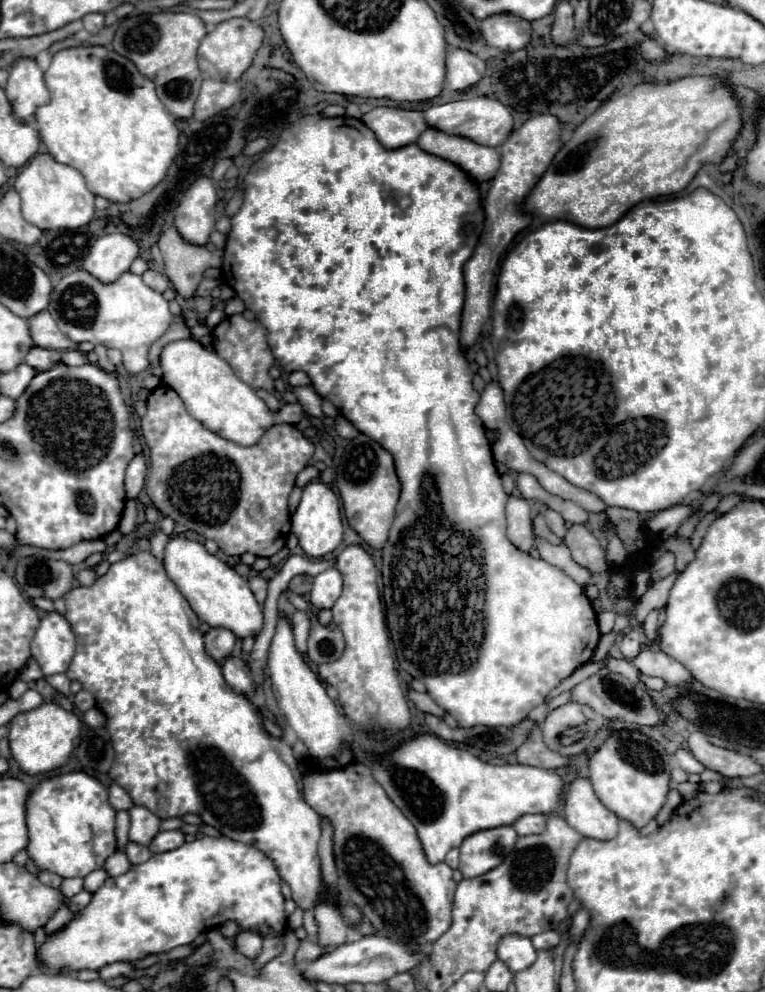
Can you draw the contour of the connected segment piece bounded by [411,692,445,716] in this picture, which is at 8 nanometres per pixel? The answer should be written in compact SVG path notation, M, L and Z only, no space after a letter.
M417 692L411 702L413 702L415 708L421 710L421 712L427 712L427 714L433 714L433 716L443 716L443 714L445 714L445 710L439 708L429 694L419 694L419 692Z

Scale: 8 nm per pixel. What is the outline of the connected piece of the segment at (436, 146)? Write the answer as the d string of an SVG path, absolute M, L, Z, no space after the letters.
M427 128L419 136L417 146L423 152L441 156L451 164L457 164L475 184L491 180L499 168L497 148L487 148L461 136L449 136L435 128Z

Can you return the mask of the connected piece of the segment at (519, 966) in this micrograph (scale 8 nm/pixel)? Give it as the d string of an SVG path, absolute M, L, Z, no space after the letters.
M505 934L499 942L497 948L497 958L511 970L511 972L521 972L537 960L537 950L533 948L531 940L525 936L517 934Z

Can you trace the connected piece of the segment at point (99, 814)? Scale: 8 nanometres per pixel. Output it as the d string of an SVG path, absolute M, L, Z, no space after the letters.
M85 772L59 774L43 780L29 796L27 802L27 828L29 828L29 858L43 870L55 872L61 878L85 878L89 872L103 868L105 860L115 852L115 810L107 800L107 788Z

